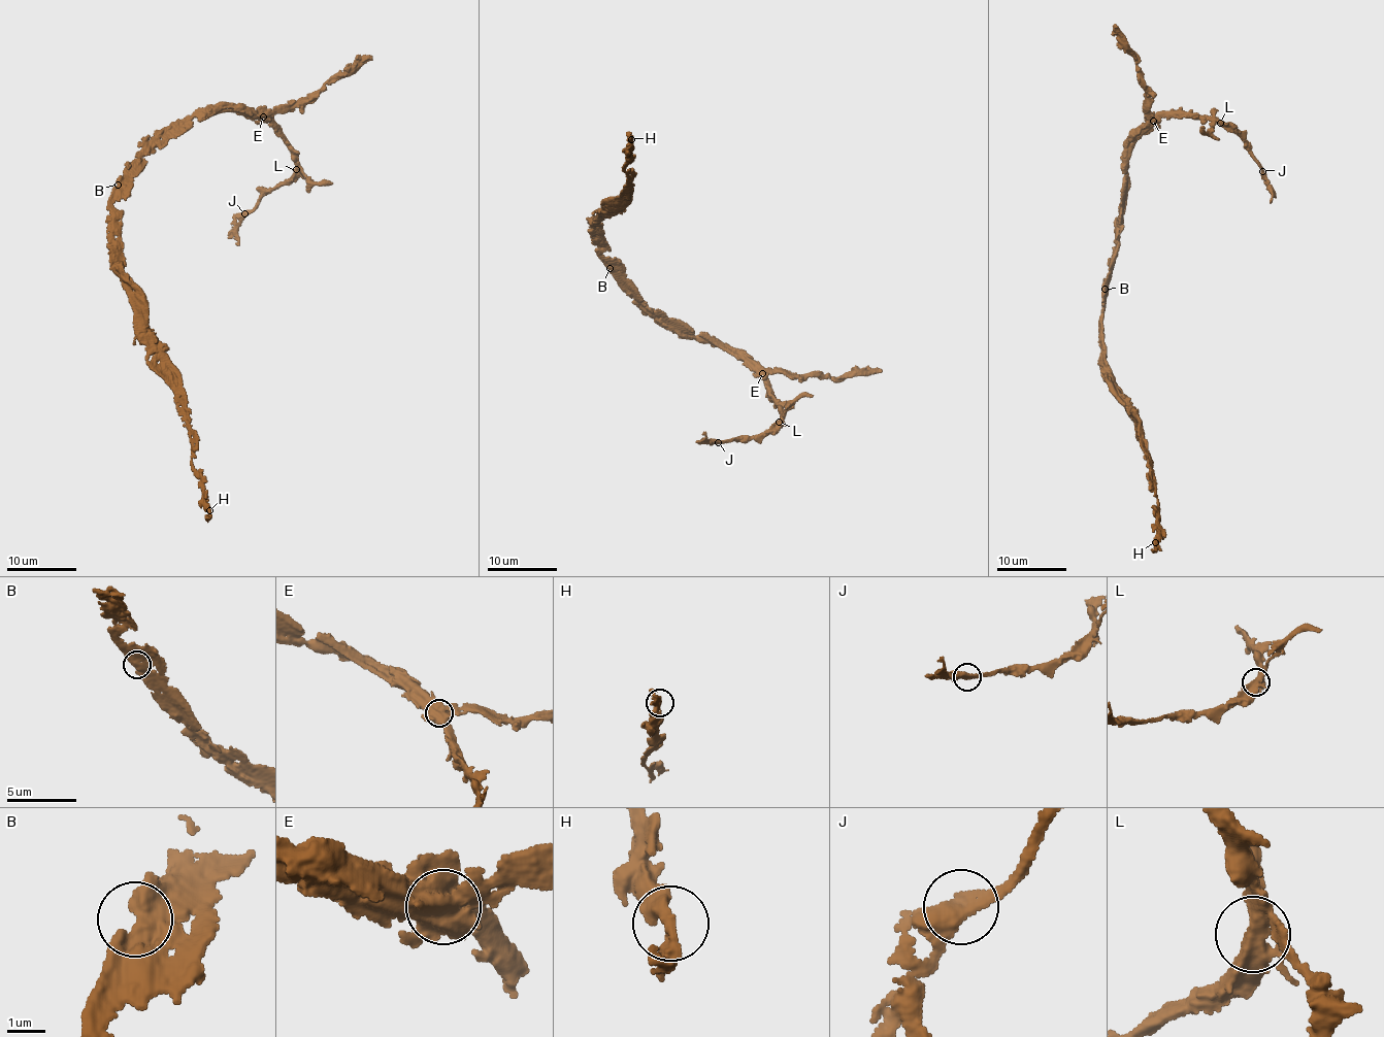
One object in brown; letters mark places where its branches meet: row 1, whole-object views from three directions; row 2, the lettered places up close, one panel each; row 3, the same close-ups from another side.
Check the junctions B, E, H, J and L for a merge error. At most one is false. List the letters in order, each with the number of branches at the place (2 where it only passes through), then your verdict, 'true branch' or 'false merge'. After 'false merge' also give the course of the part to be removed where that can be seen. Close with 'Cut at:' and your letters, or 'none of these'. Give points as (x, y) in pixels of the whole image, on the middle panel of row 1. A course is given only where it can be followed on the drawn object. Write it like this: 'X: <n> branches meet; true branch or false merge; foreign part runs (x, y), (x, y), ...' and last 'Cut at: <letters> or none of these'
B: 2 branches meet; true branch
E: 5 branches meet; false merge; foreign part runs (761, 372), (836, 378), (882, 370)
H: 3 branches meet; true branch
J: 3 branches meet; true branch
L: 4 branches meet; true branch
Cut at: E

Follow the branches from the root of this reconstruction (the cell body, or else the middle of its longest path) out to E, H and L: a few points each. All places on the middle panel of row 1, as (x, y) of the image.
E: (618, 268), (639, 302), (696, 338), (711, 336), (718, 345), (740, 355), (761, 372)
H: (618, 268), (600, 254), (607, 247), (596, 216), (619, 207), (632, 138)
L: (618, 268), (639, 302), (696, 338), (711, 336), (758, 372), (768, 396), (779, 407), (779, 421)

